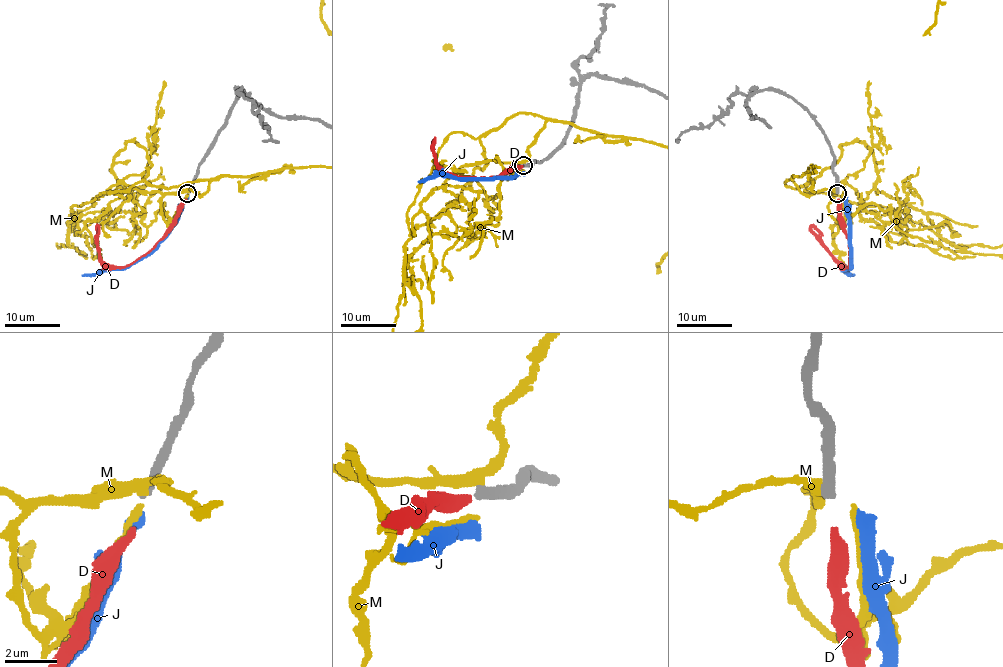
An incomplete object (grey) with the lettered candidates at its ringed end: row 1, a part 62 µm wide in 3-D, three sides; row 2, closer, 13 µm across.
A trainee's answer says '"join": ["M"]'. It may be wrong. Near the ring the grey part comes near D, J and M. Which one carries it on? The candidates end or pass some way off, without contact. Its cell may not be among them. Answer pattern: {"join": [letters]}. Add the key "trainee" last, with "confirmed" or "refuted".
{"join": ["D"], "trainee": "refuted"}

